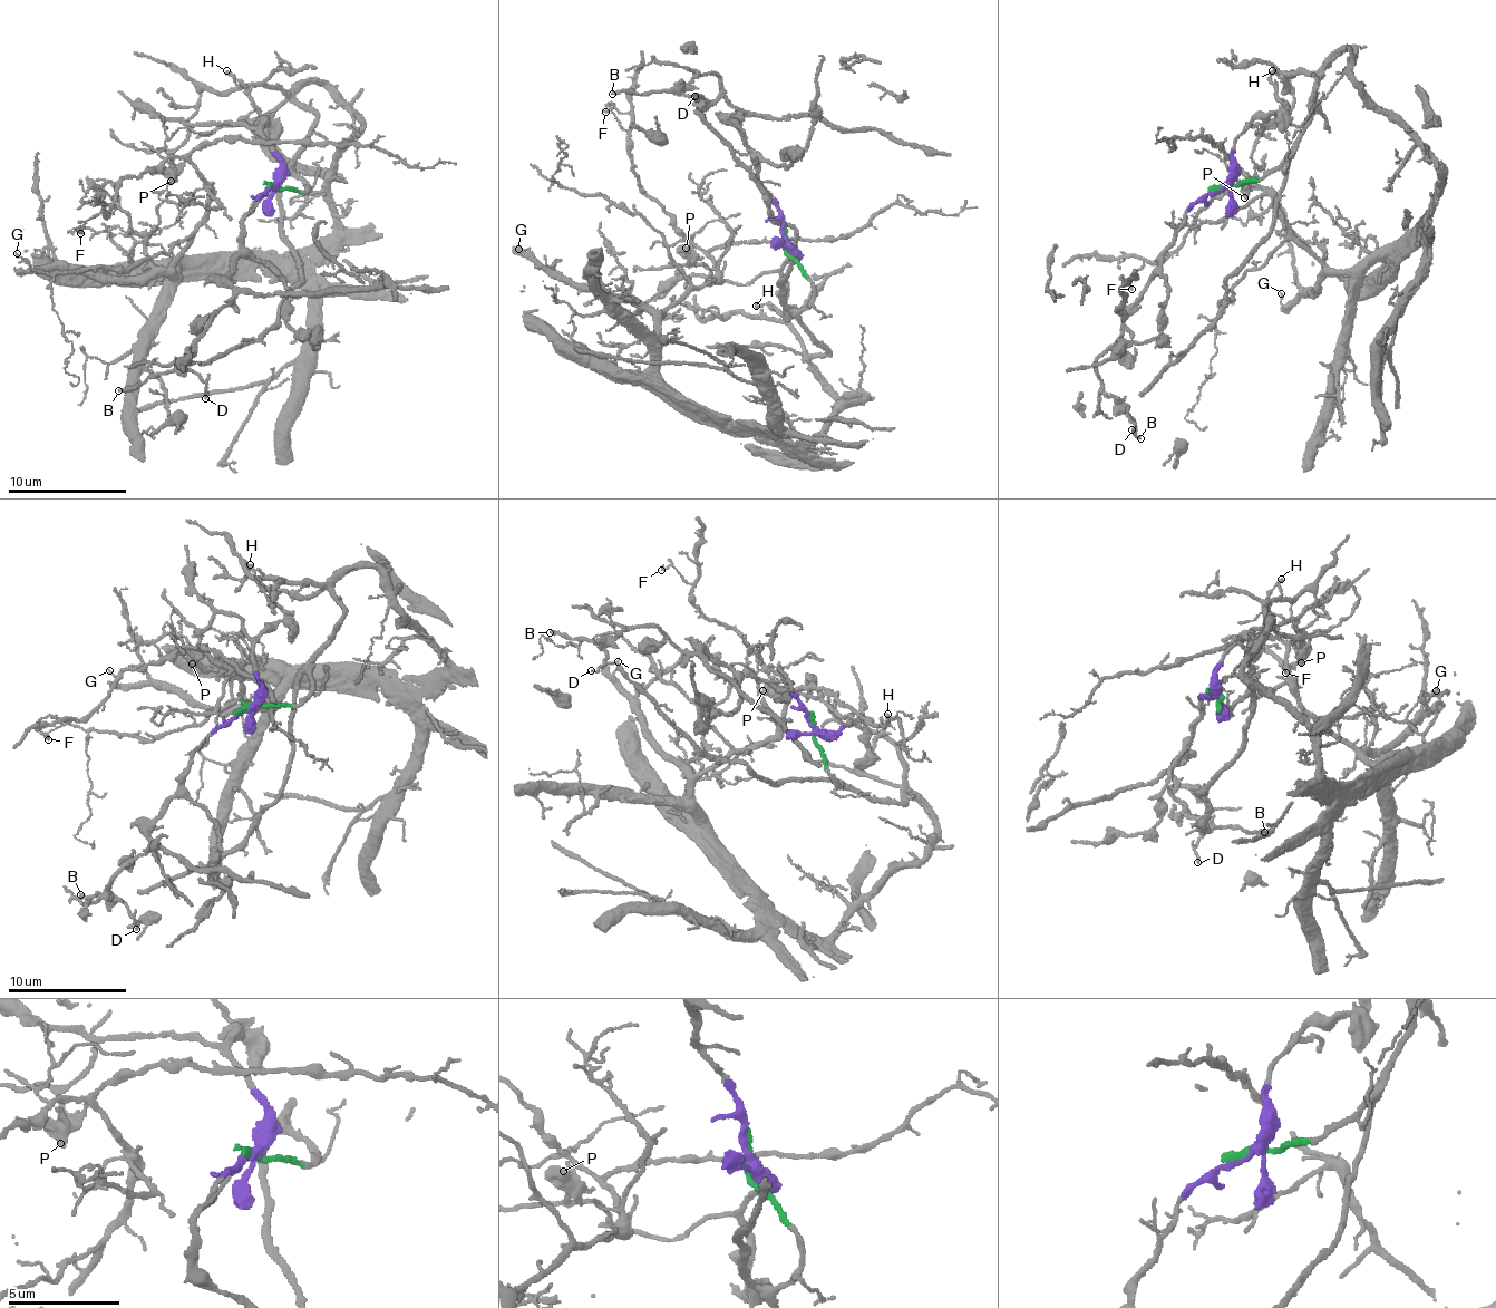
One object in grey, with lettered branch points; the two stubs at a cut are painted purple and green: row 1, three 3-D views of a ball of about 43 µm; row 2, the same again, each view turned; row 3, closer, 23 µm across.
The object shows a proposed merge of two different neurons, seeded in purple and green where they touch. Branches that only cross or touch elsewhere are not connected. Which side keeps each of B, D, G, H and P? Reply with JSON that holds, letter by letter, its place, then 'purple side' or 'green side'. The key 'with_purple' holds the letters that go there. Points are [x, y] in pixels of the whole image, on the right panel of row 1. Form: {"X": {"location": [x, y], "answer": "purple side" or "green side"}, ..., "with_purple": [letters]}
{"B": {"location": [1140, 438], "answer": "purple side"}, "D": {"location": [1132, 429], "answer": "purple side"}, "G": {"location": [1281, 293], "answer": "green side"}, "H": {"location": [1272, 70], "answer": "purple side"}, "P": {"location": [1244, 197], "answer": "purple side"}, "with_purple": ["B", "D", "H", "P"]}

